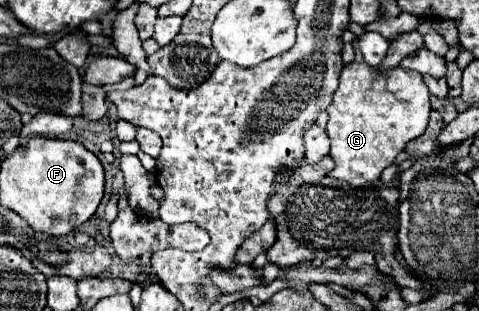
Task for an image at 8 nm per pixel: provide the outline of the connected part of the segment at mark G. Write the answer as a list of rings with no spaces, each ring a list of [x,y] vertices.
[[[348,63],[340,73],[340,85],[328,111],[326,133],[332,149],[330,157],[336,167],[330,171],[334,179],[346,181],[350,187],[362,187],[380,179],[380,173],[392,165],[394,157],[408,141],[426,131],[430,115],[430,93],[422,75],[406,69],[378,69],[368,63]]]

